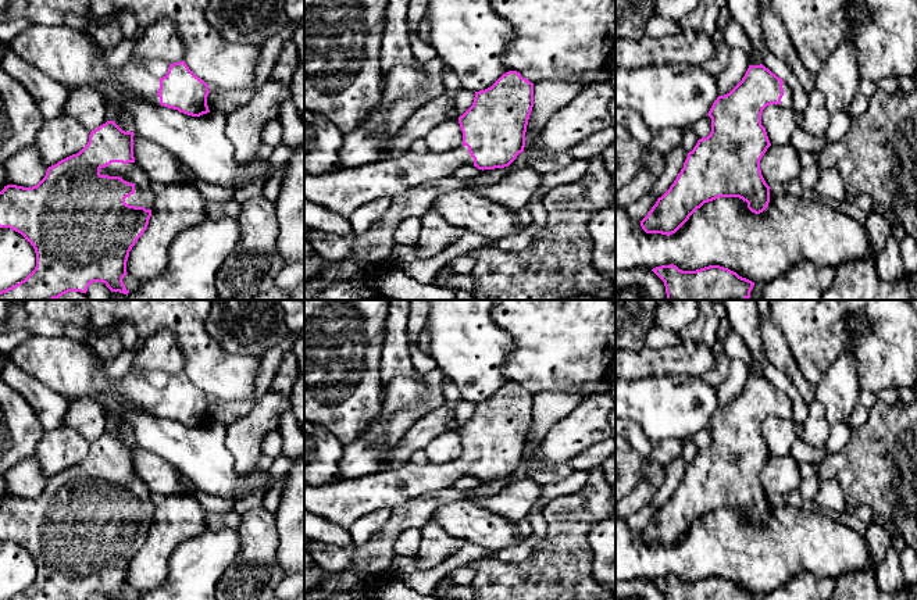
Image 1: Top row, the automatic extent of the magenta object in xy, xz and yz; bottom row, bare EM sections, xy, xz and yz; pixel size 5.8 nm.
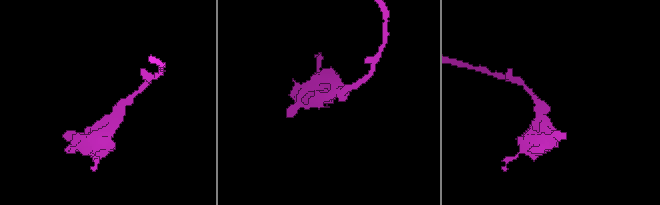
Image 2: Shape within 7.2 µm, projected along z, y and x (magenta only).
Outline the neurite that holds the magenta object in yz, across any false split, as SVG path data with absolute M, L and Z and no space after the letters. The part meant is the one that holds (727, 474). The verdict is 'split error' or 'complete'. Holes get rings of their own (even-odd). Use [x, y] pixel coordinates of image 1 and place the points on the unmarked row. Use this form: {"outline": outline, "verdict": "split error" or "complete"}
{"outline": "M763 375L749 376L742 392L713 414L707 425L711 429L710 446L697 451L693 461L688 464L684 479L674 494L641 532L646 544L670 547L697 519L718 508L739 508L754 525L760 525L768 518L771 499L761 486L760 471L771 457L766 439L761 436L761 424L770 415L791 419L792 400Z", "verdict": "split error"}

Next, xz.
{"outline": "M517 382L503 385L490 399L475 403L472 417L458 428L463 456L450 462L407 462L396 469L381 469L357 479L340 479L331 485L304 483L304 510L350 531L352 525L370 512L393 510L425 493L452 488L463 476L478 481L509 478L525 458L525 443L534 418L534 394Z", "verdict": "split error"}

